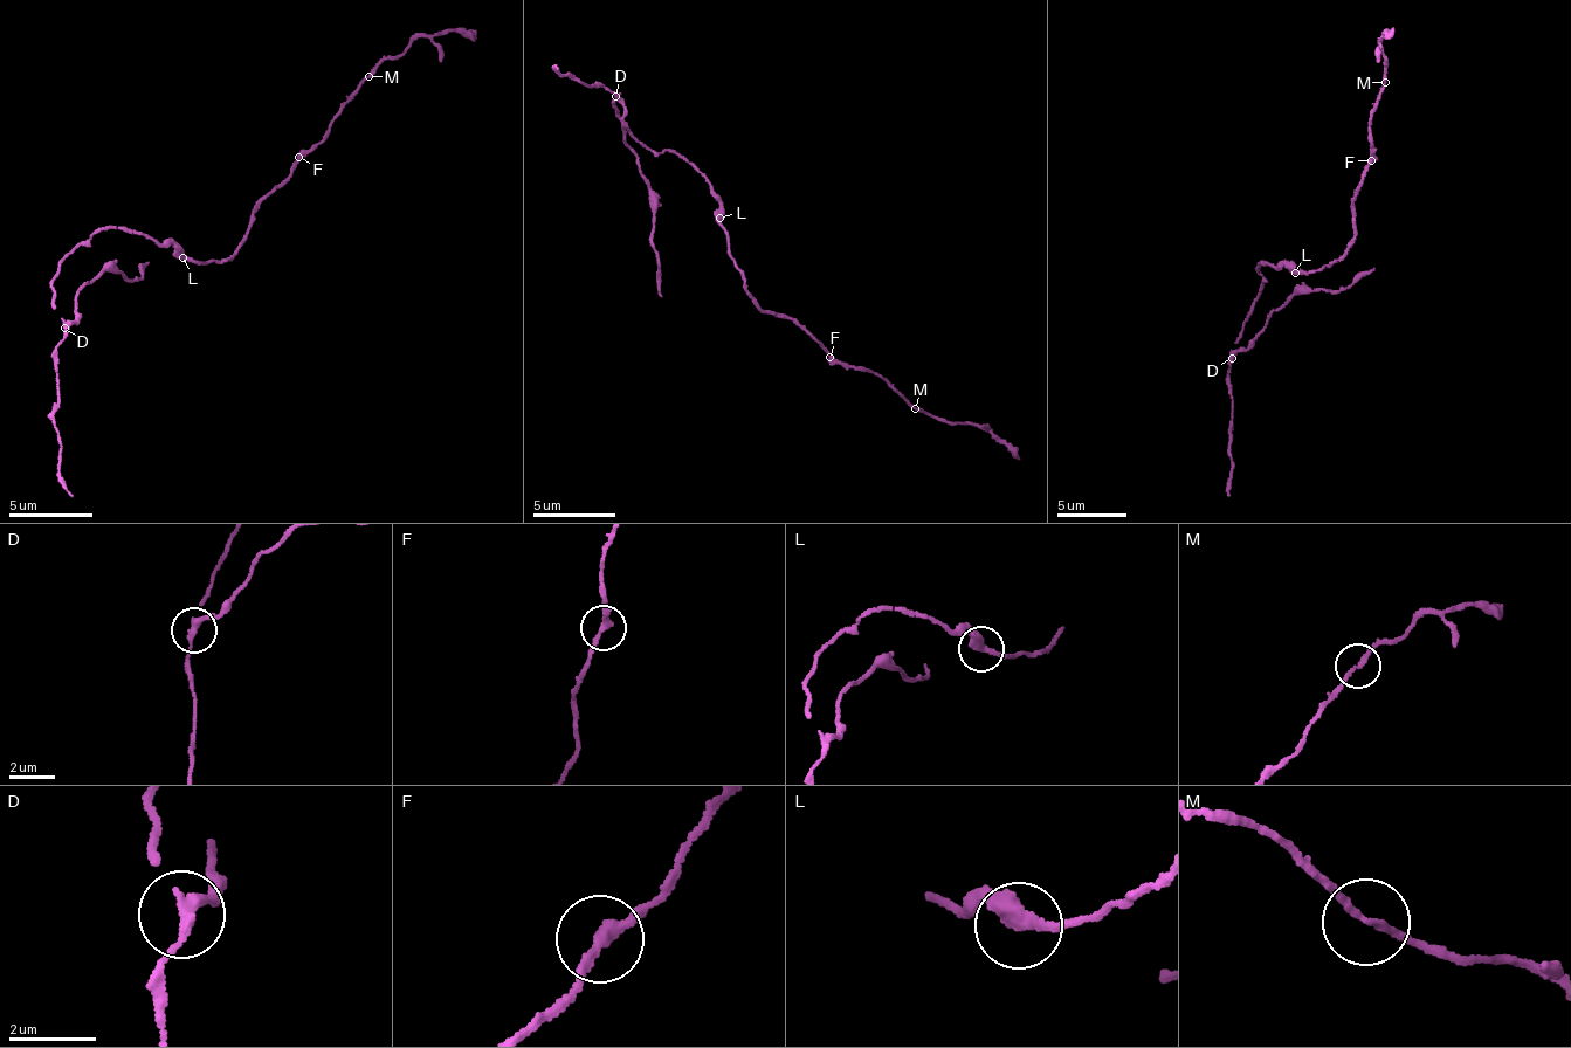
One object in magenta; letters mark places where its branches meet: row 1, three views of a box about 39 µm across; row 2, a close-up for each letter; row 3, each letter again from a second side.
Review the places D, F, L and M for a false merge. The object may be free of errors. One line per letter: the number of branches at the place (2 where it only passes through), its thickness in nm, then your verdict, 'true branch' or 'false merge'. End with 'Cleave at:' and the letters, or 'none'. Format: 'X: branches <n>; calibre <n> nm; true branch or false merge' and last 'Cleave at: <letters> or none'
D: branches 3; calibre 200 nm; false merge
F: branches 2; calibre 260 nm; true branch
L: branches 2; calibre 360 nm; true branch
M: branches 2; calibre 160 nm; true branch
Cleave at: D

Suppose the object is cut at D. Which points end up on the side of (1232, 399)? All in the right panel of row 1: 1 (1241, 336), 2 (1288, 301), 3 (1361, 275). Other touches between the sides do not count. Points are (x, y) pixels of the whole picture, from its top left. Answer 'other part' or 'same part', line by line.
1: same part
2: other part
3: other part

